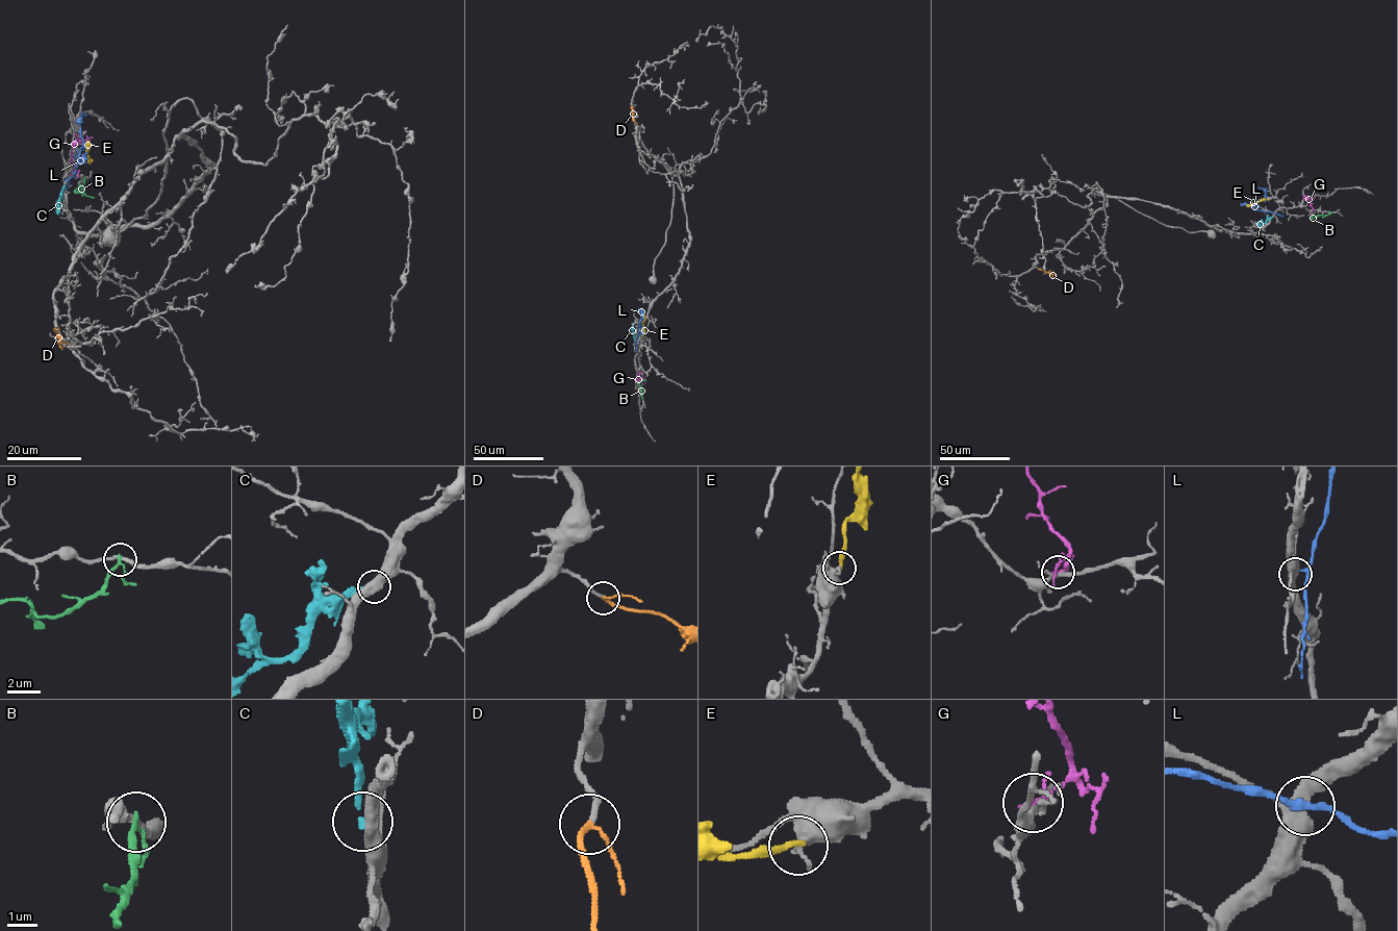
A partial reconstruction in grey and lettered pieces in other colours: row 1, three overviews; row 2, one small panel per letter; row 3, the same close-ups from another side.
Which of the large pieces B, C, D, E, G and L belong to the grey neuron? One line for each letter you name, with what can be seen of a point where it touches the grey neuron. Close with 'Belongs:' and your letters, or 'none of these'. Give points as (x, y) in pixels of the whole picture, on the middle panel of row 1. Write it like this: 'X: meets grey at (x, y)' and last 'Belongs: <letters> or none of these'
D: meets grey at (631, 106)
Belongs: D

